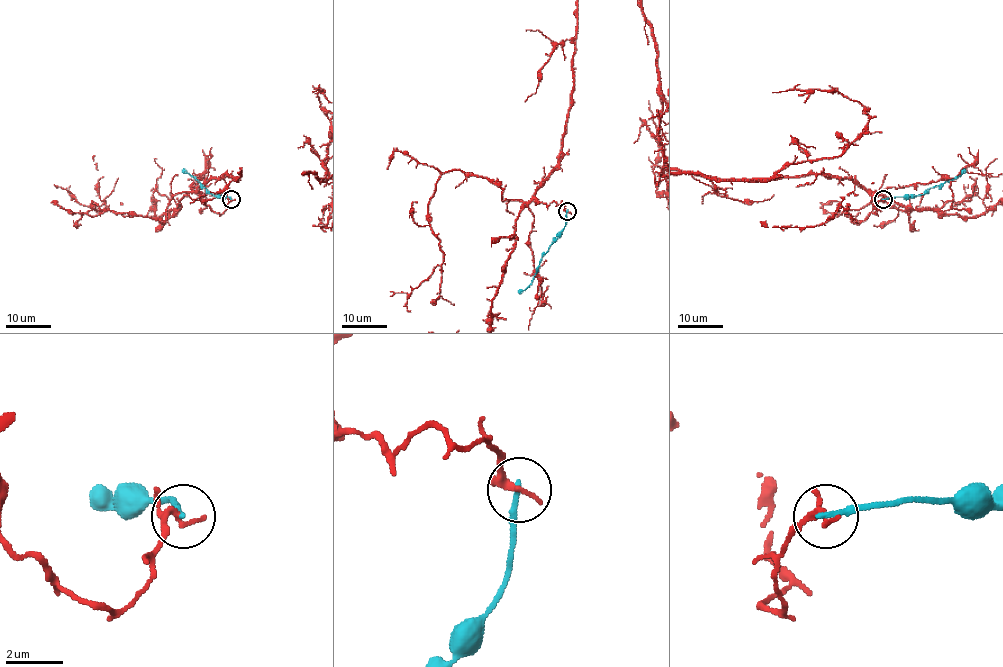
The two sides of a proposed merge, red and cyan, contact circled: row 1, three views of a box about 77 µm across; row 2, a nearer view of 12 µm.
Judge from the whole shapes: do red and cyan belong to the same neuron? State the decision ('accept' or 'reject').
reject

